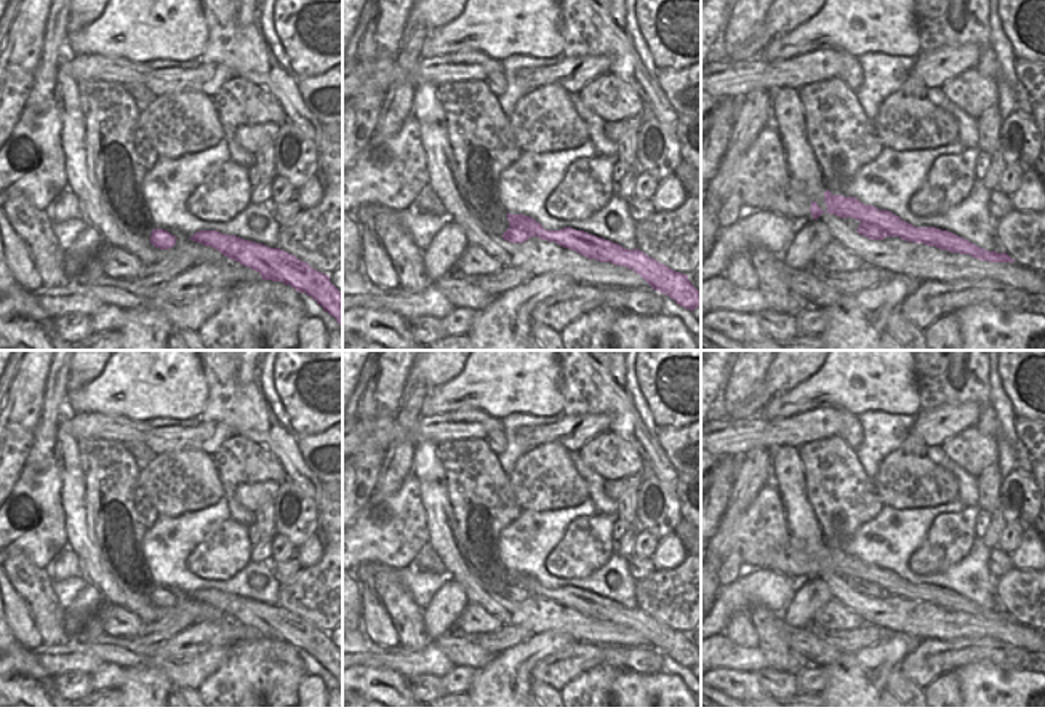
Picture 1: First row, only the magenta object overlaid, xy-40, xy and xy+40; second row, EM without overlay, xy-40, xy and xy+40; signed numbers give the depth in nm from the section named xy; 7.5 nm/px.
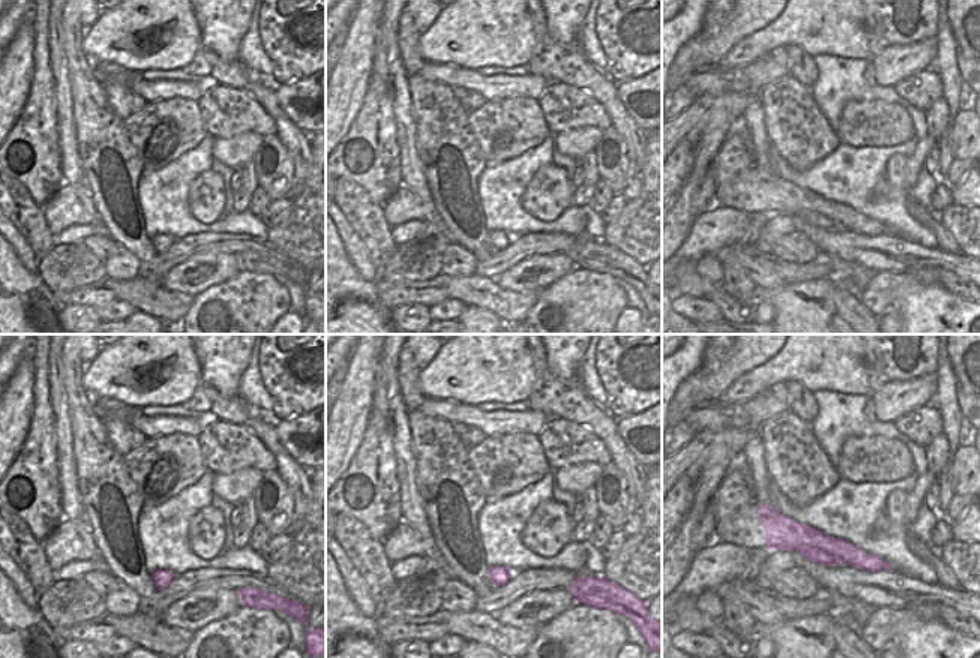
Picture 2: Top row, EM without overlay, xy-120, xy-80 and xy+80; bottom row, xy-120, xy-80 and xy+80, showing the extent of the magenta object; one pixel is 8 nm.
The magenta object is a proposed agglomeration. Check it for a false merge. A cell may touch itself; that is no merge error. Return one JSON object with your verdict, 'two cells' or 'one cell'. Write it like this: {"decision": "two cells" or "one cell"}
{"decision": "two cells"}

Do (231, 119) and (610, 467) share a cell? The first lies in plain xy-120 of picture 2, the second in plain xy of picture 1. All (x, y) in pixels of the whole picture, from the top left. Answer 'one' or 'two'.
one

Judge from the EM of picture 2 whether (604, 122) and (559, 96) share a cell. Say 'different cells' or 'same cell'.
same cell

